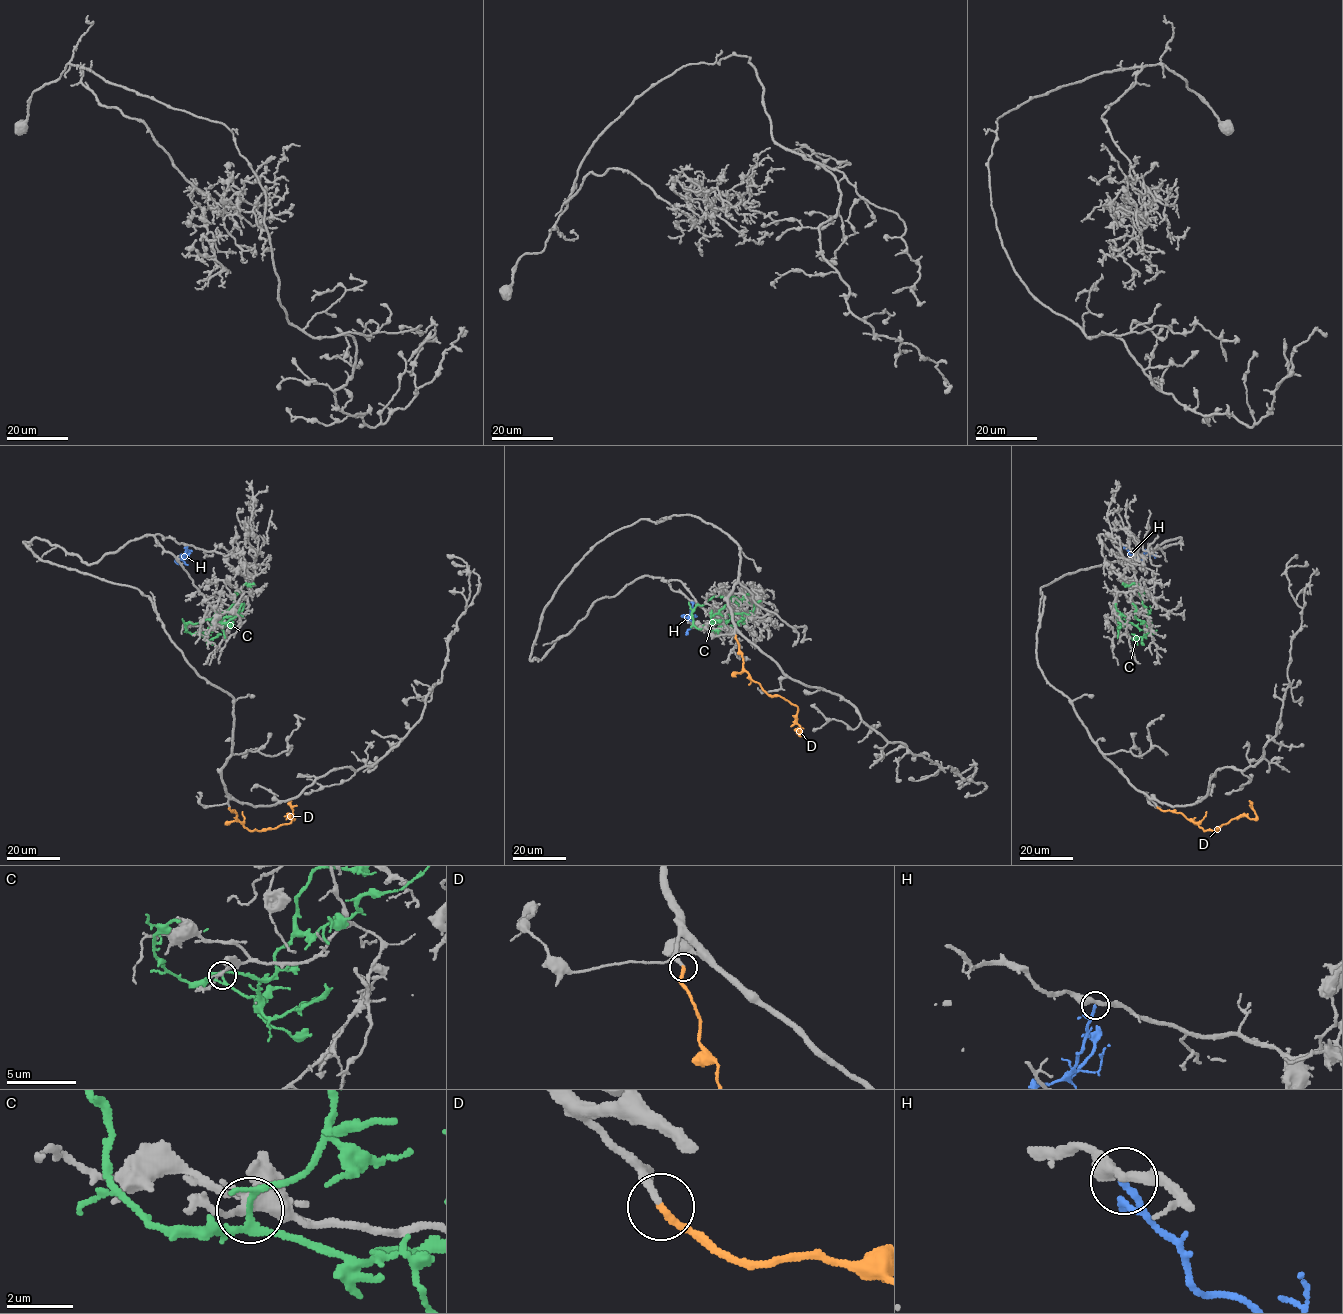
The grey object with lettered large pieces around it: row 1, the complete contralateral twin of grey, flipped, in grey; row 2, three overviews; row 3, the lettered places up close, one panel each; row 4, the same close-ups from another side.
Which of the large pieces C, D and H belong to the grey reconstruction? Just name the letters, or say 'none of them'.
D

